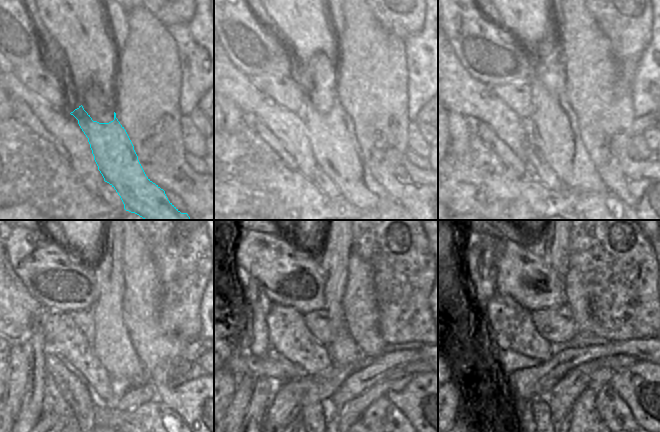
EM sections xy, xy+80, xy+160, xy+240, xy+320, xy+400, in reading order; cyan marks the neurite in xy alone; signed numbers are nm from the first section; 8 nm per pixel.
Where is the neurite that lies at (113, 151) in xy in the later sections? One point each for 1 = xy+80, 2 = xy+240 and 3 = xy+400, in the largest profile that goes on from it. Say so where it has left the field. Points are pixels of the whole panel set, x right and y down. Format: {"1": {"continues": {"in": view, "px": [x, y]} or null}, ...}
{"1": {"continues": {"in": "xy+80", "px": [335, 147]}}, "2": {"continues": {"in": "xy+240", "px": [111, 344]}}, "3": {"continues": {"in": "xy+400", "px": [556, 242]}}}

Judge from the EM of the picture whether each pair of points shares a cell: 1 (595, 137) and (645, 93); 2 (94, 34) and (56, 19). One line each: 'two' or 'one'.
1: two
2: one

